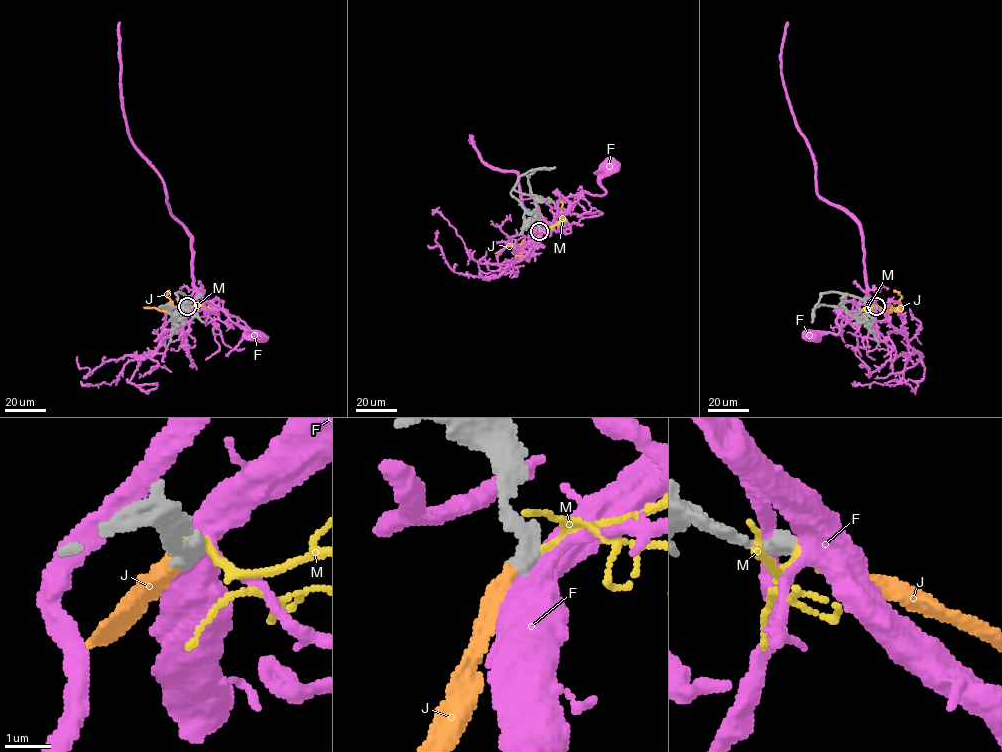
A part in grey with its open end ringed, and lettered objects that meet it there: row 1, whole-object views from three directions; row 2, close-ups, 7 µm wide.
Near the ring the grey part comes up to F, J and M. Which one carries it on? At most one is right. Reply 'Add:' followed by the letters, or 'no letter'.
Add: J

